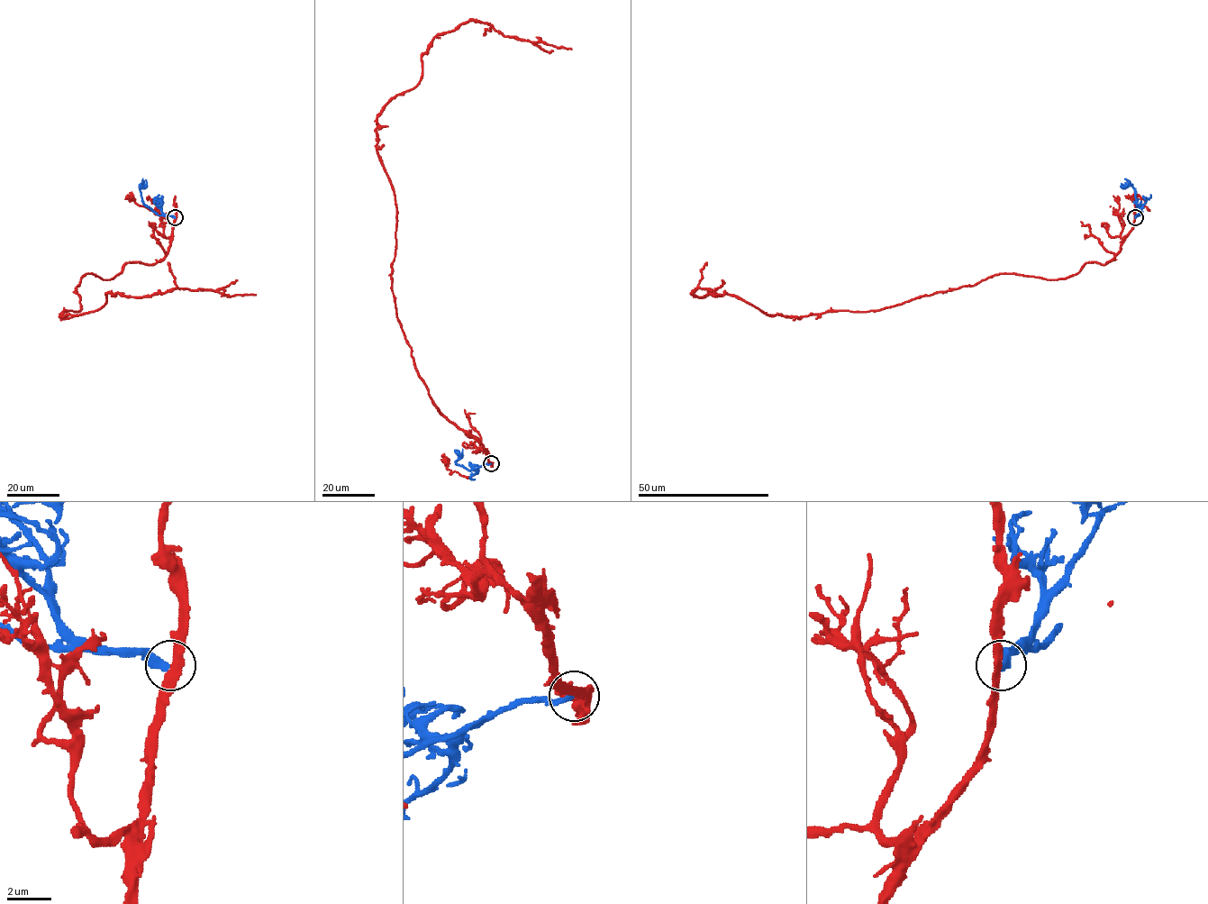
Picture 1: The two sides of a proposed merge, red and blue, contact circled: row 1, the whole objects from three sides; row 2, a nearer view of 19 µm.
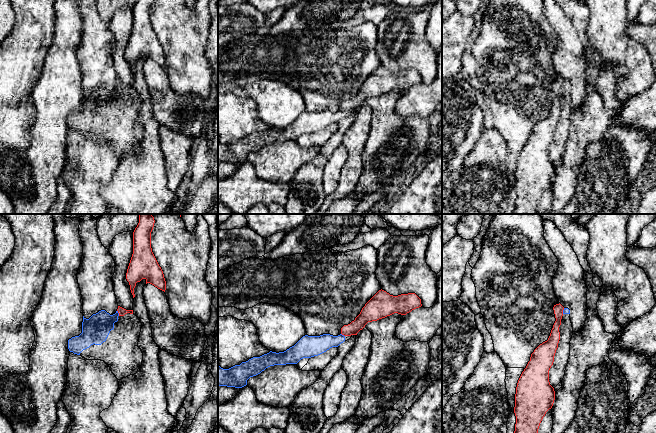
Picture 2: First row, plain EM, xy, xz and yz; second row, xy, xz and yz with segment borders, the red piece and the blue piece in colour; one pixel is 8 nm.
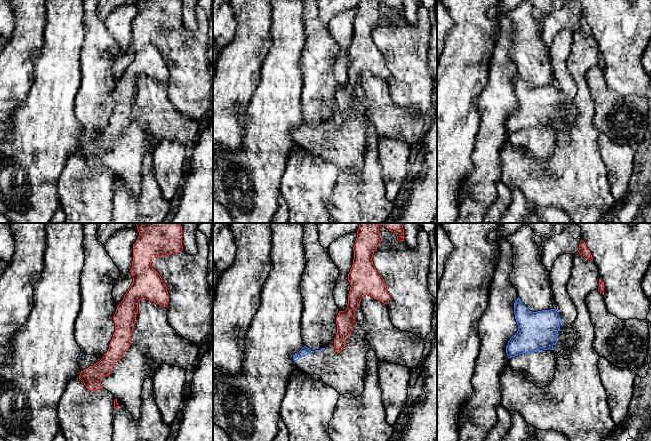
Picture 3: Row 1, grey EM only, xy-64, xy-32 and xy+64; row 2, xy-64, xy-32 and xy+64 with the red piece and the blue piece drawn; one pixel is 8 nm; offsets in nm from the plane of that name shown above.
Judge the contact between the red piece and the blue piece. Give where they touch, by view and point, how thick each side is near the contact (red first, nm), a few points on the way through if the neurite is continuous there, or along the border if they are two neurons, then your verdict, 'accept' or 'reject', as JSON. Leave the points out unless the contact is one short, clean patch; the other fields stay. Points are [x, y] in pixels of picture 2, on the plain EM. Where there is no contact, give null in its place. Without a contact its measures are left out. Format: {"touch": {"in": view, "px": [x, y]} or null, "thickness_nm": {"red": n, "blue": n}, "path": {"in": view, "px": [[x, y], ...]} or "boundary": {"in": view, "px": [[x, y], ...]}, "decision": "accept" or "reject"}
{"touch": {"in": "xy", "px": [118, 88]}, "thickness_nm": {"red": 60, "blue": 220}, "boundary": {"in": "xy", "px": [[117, 86], [119, 91]]}, "decision": "reject"}

